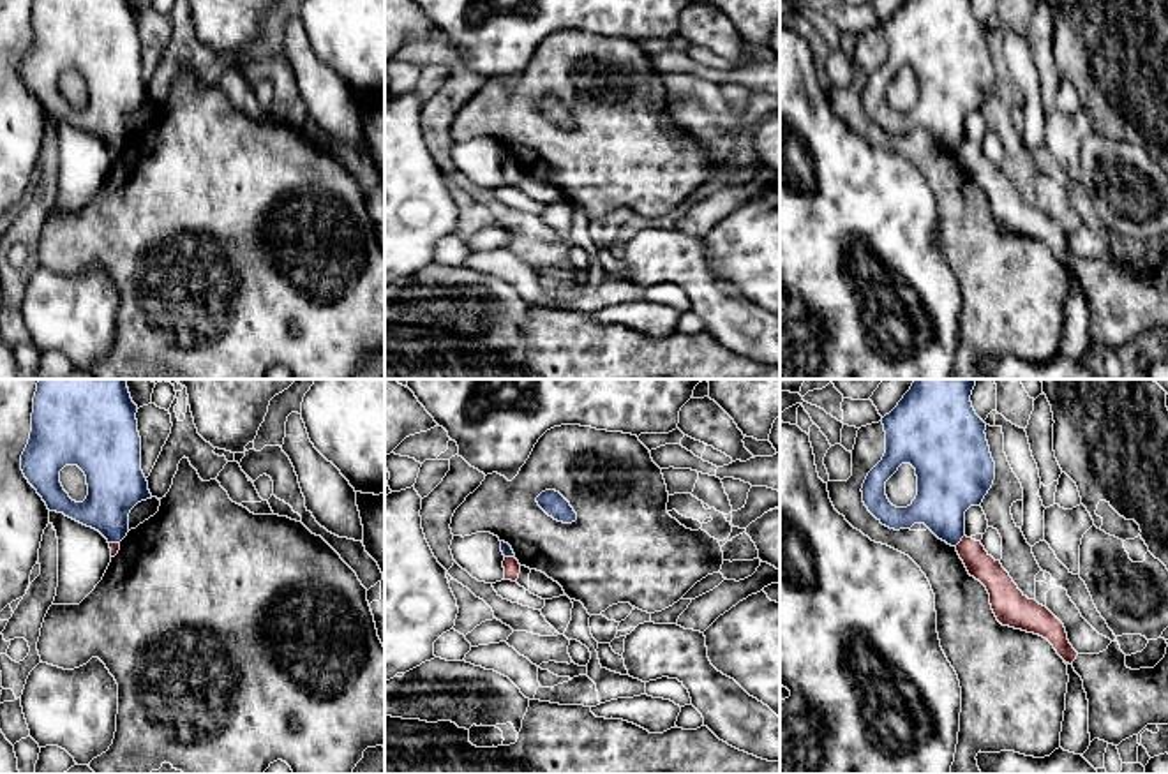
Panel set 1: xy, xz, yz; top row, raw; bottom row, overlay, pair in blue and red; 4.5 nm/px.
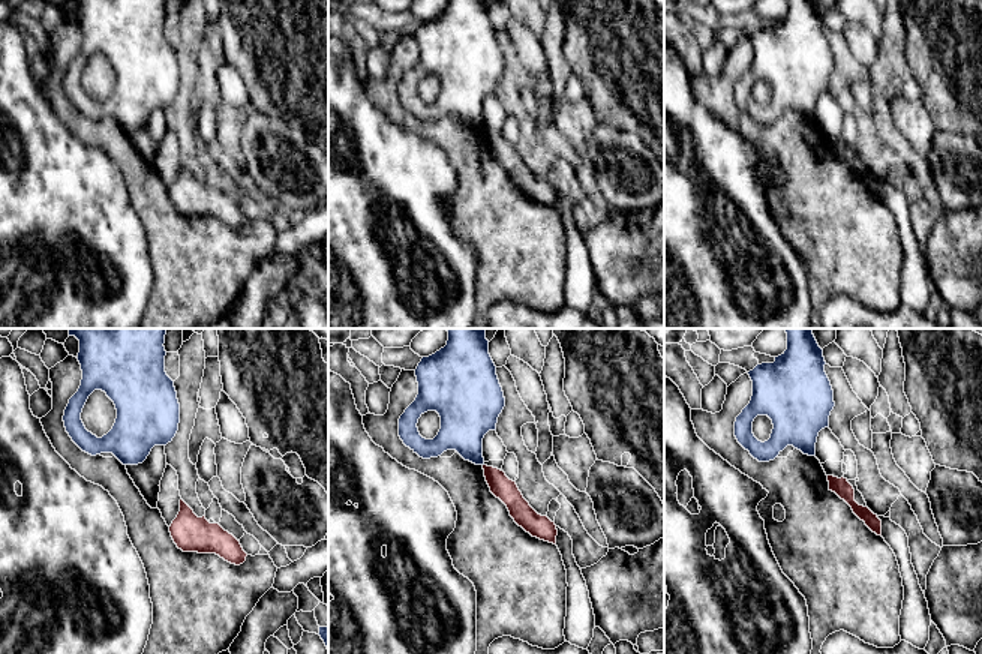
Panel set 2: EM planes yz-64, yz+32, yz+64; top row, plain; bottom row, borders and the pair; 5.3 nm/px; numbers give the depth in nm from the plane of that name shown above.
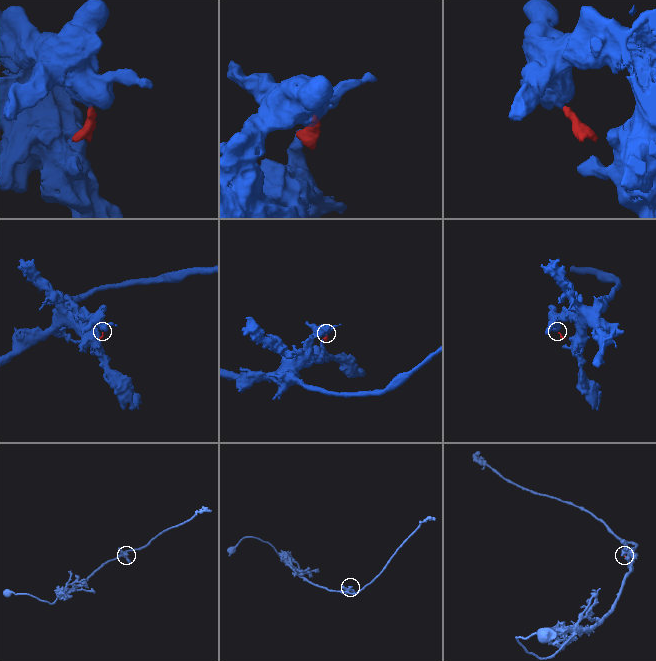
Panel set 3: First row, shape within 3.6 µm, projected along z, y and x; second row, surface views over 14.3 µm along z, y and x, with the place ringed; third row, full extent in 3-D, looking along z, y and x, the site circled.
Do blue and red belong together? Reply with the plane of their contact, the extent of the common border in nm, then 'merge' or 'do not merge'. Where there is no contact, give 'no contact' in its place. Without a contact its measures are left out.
meets blue in yz; contact 70 nm long; do not merge

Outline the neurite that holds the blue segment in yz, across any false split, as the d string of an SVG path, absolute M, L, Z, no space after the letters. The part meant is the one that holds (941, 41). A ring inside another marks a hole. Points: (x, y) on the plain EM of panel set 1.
M903 0L882 30L886 58L863 88L865 111L889 134L925 129L939 145L956 152L965 141L965 116L981 111L995 85L986 28L976 19L970 0ZM902 69L910 69L917 81L917 100L907 113L893 111L886 100L886 86Z

